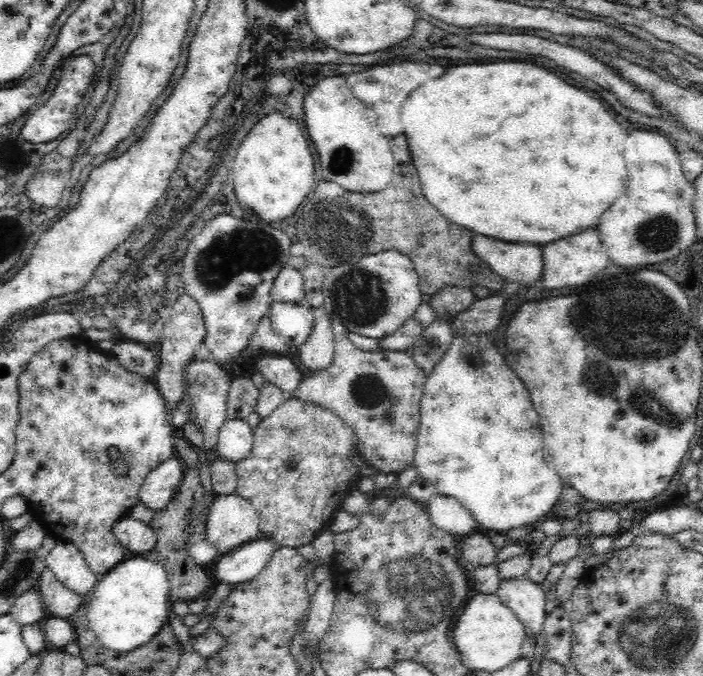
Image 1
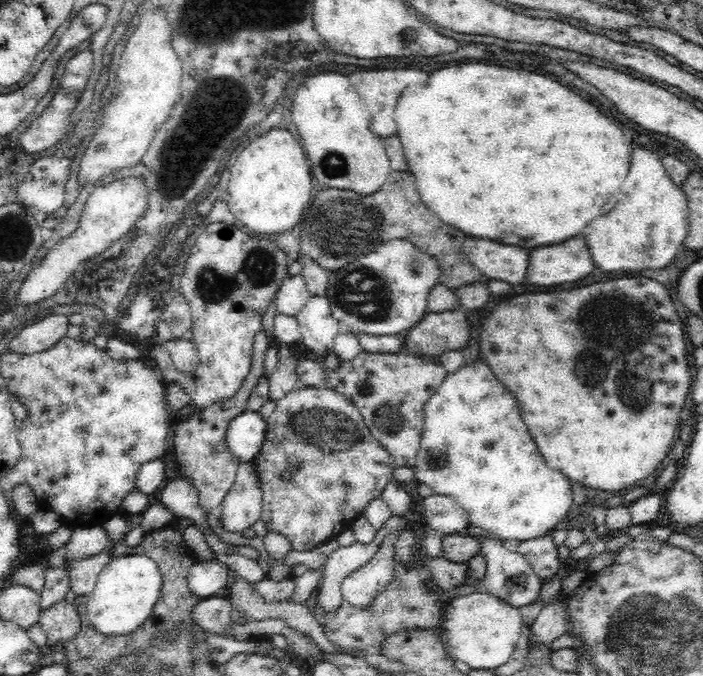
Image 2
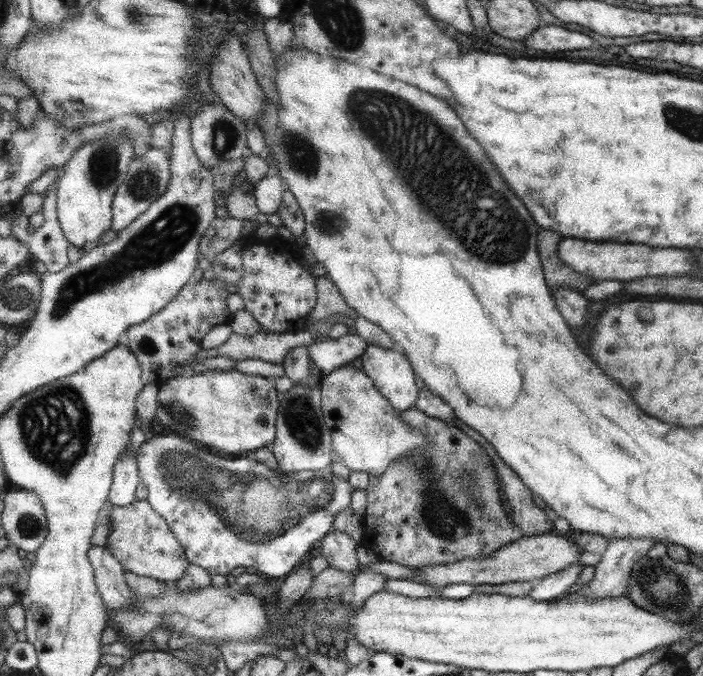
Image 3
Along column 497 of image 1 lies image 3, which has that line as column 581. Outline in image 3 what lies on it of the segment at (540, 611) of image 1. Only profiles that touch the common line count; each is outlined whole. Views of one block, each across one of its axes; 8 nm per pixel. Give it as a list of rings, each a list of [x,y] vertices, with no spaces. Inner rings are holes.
[[[648,538],[611,539],[600,563],[594,567],[594,581],[579,591],[579,596],[593,599],[627,597],[631,567],[647,557],[651,546],[656,544],[657,540]]]

